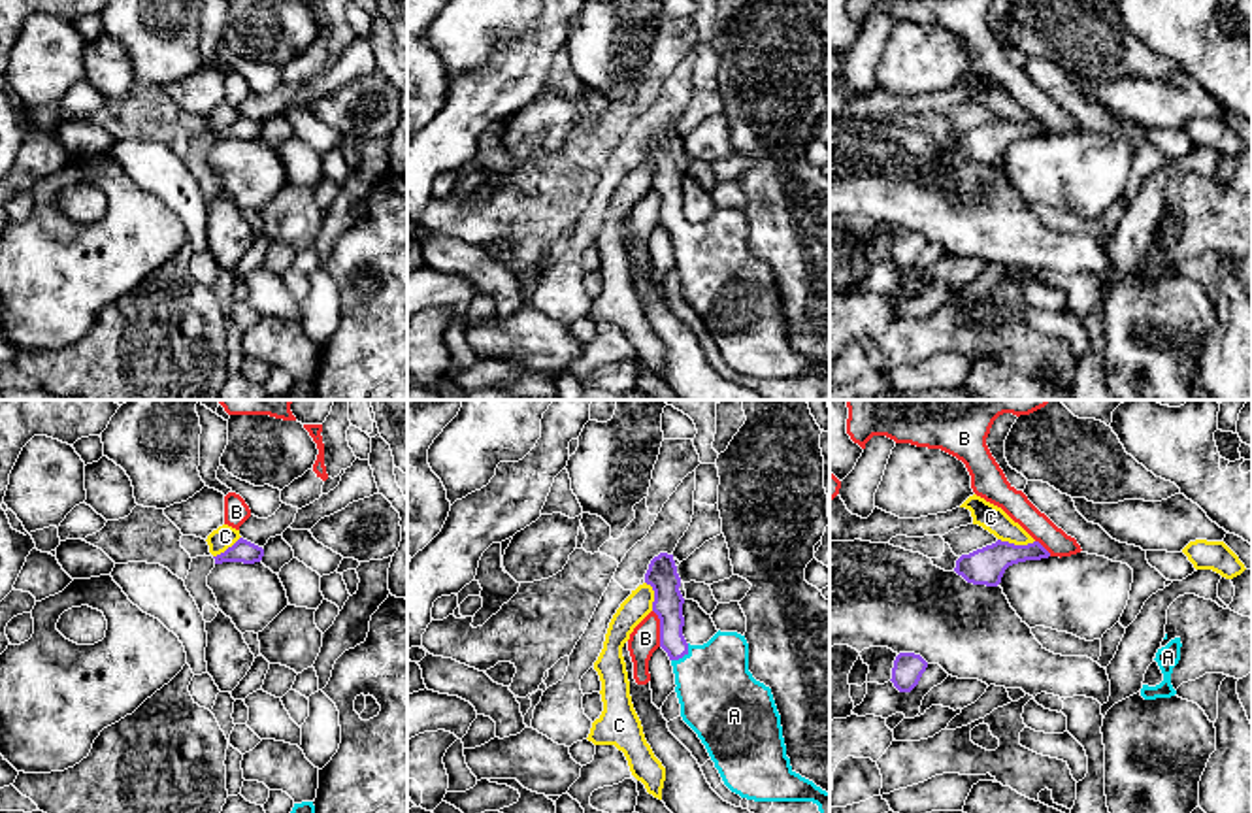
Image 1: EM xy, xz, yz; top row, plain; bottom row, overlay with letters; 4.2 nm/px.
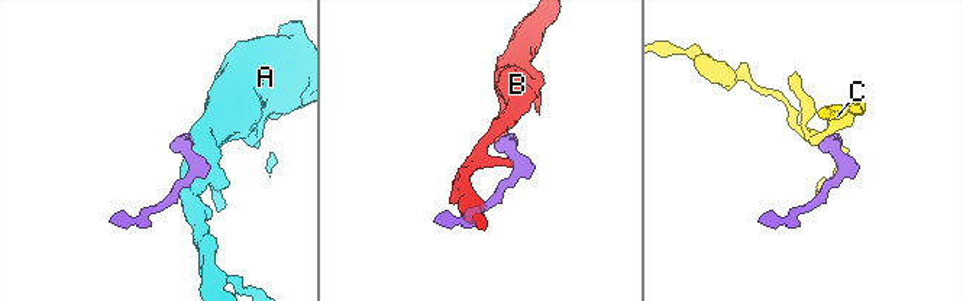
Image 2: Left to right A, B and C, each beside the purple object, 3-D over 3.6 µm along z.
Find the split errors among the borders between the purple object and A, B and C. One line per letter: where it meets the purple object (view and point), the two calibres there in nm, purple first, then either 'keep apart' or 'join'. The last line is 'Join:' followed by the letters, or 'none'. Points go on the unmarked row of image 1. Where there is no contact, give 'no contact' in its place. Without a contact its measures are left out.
A: xz (683, 232) | 130/340 nm | join
B: xz (660, 206) | 130/130 nm | keep apart
C: yz (1017, 123) | 160/110 nm | keep apart
Join: A

